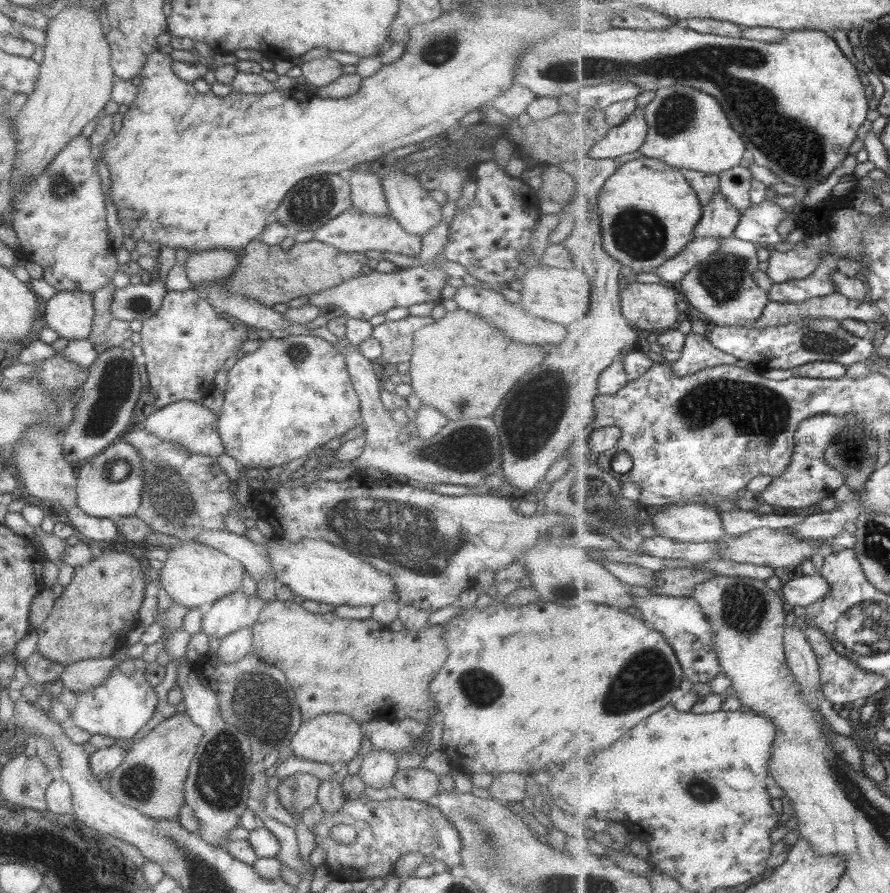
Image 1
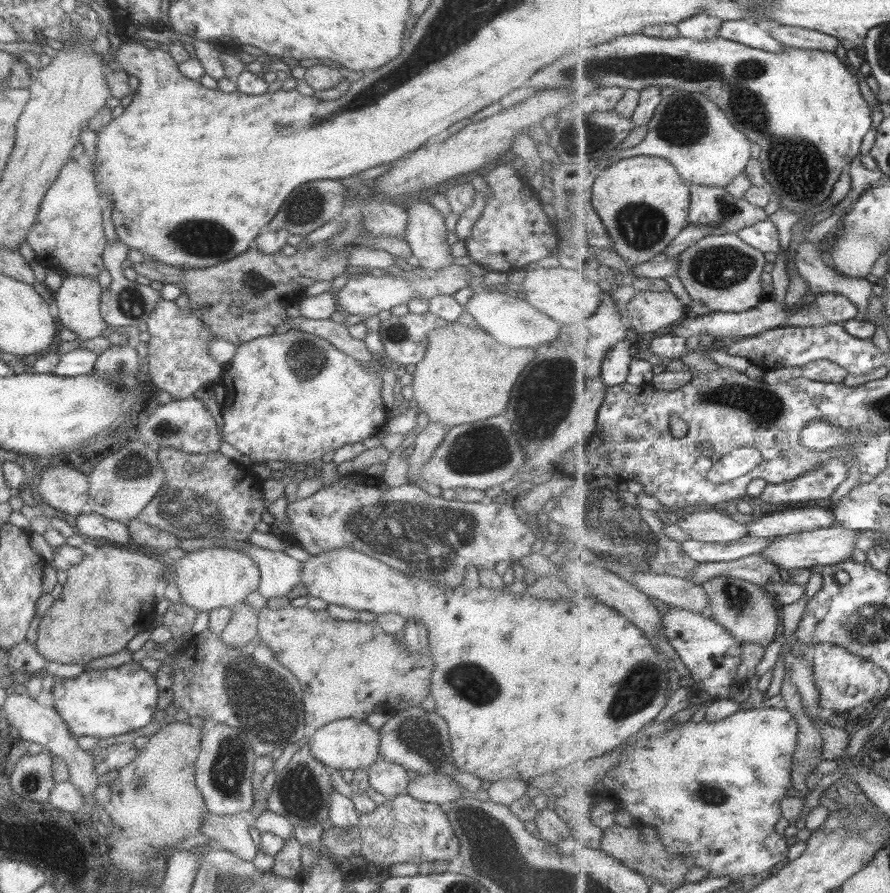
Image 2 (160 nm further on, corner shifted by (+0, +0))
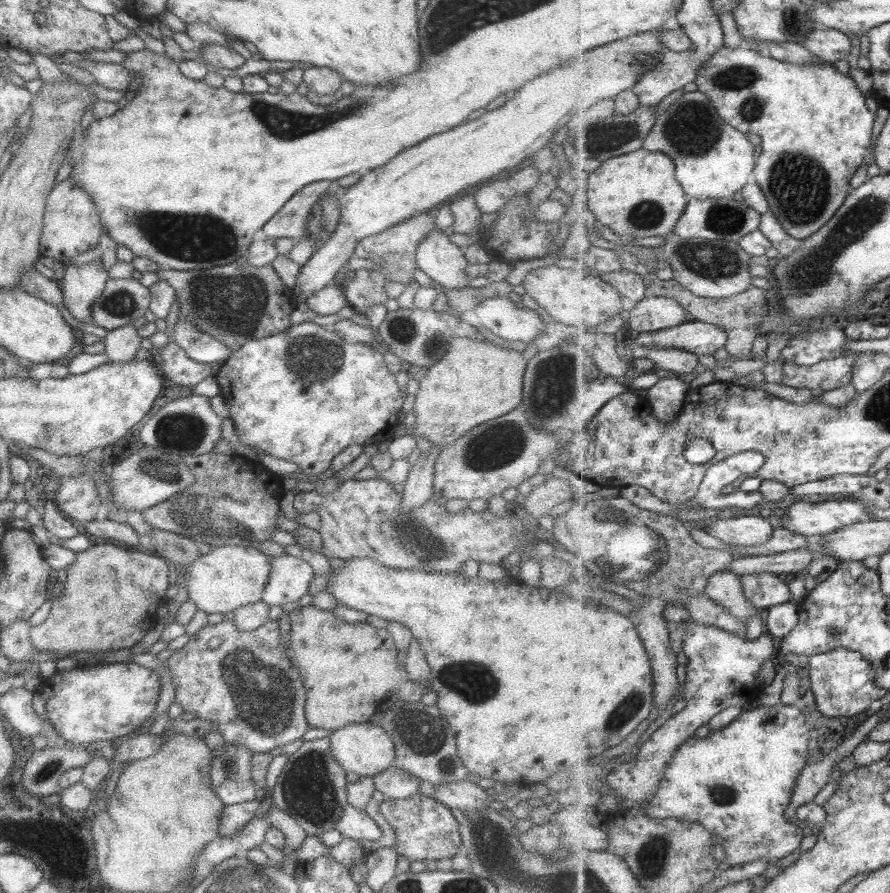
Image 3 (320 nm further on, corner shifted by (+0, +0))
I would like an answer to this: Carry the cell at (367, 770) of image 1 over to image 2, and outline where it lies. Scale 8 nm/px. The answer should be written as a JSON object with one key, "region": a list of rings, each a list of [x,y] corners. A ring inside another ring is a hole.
{"region":[[[381,758],[373,762],[366,773],[368,785],[387,799],[406,794],[408,780],[411,779],[410,773],[401,766]]]}

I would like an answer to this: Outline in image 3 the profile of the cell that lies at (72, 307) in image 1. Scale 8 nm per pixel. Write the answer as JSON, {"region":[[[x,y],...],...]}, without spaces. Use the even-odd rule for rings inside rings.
{"region":[[[97,258],[80,266],[67,266],[58,283],[65,308],[79,322],[90,318],[91,302],[99,296],[108,280],[101,265],[100,258]]]}

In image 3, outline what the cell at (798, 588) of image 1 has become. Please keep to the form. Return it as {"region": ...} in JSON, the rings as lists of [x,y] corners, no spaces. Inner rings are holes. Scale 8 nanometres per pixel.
{"region":[[[760,572],[740,577],[747,600],[759,608],[769,609],[791,602],[791,590],[787,582],[776,574]]]}

